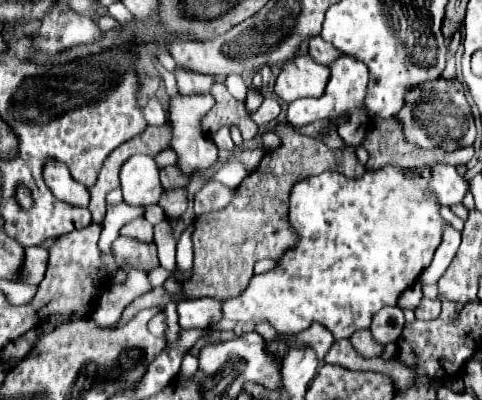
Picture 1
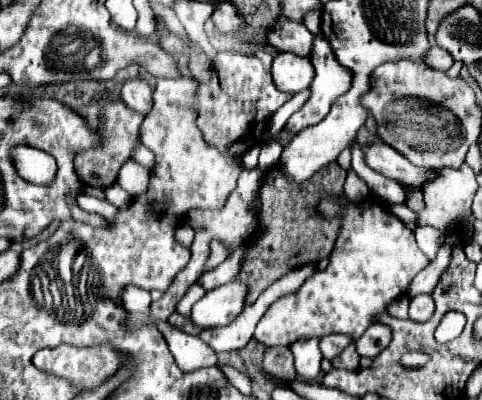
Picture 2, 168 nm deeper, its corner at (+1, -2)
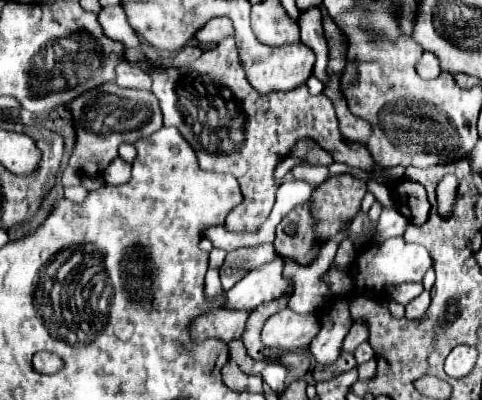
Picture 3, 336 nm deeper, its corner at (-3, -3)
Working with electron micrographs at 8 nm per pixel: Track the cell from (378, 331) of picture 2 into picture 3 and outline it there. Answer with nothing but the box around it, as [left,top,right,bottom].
[354,341,374,363]

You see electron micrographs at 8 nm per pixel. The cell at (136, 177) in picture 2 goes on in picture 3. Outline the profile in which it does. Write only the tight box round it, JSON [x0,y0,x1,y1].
[104,157,132,185]

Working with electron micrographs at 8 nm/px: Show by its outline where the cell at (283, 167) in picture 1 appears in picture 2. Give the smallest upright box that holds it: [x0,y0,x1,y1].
[236,162,346,304]

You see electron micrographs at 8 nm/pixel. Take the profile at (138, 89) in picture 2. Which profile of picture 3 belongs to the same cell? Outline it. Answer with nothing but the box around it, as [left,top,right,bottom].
[116,61,152,91]

